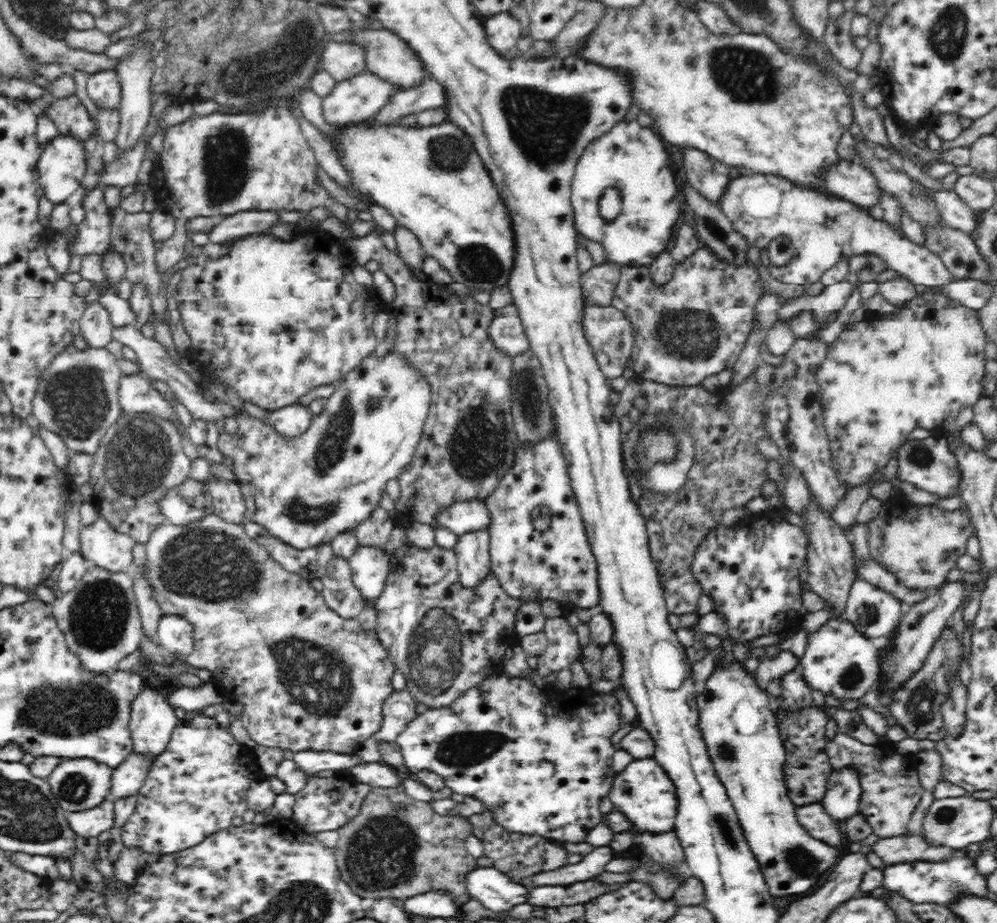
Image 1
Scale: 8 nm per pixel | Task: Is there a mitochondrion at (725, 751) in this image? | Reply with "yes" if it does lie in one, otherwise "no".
yes

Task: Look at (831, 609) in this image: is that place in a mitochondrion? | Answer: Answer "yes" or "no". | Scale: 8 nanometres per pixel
no

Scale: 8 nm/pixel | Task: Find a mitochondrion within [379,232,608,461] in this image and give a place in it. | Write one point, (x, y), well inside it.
(529, 403)

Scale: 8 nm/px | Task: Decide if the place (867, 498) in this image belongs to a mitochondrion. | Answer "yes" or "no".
no

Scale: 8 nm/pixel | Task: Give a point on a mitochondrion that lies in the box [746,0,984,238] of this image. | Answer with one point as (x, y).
(949, 32)

